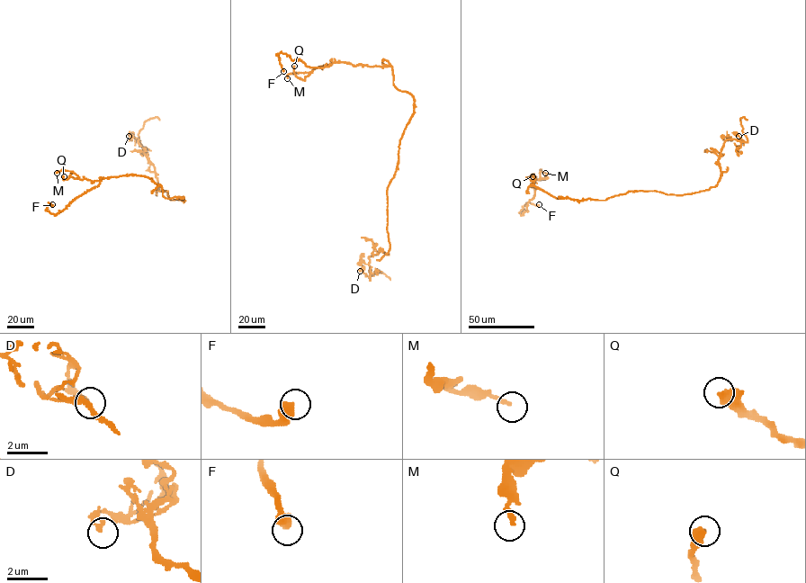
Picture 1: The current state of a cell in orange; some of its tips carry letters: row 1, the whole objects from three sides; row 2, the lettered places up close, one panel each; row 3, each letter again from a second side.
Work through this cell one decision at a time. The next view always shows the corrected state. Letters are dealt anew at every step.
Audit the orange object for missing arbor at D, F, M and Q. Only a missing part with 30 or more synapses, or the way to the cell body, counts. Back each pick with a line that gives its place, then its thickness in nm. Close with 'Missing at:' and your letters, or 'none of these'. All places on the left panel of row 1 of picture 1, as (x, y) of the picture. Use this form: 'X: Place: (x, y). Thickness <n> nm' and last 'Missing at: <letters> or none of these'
Missing at: none of these

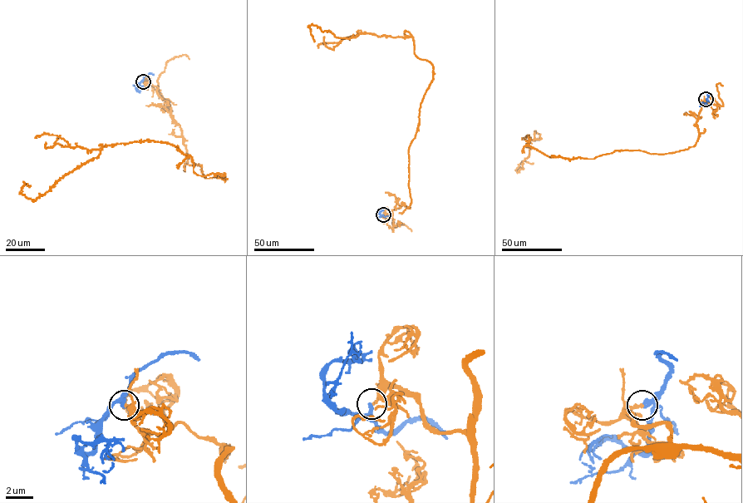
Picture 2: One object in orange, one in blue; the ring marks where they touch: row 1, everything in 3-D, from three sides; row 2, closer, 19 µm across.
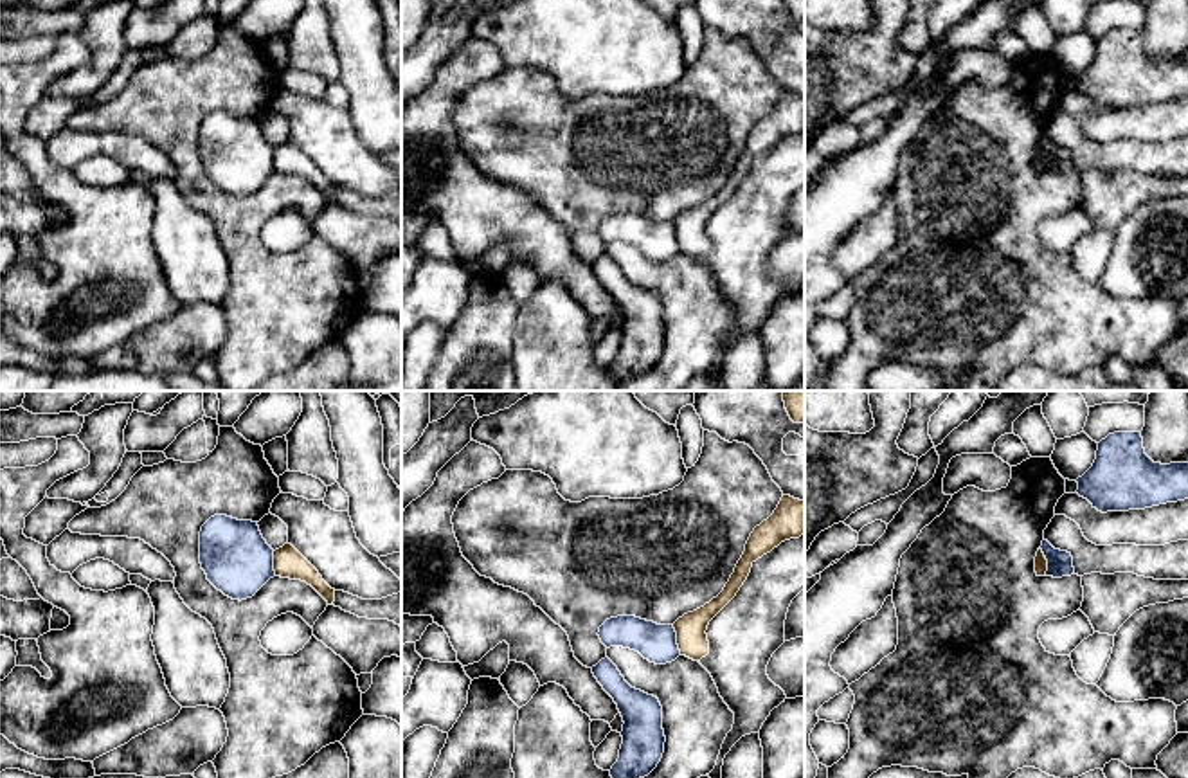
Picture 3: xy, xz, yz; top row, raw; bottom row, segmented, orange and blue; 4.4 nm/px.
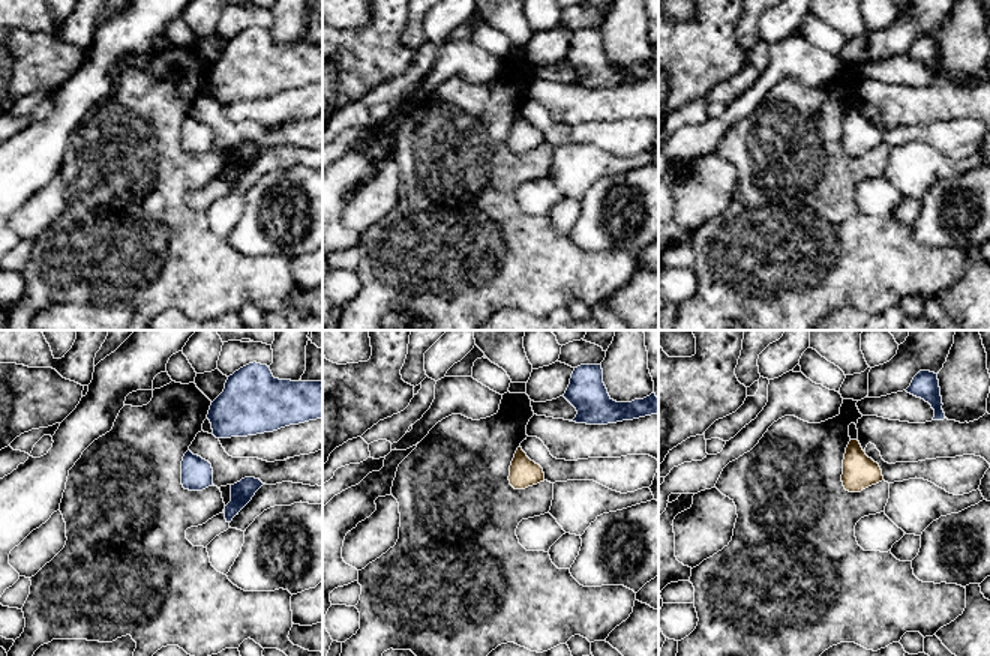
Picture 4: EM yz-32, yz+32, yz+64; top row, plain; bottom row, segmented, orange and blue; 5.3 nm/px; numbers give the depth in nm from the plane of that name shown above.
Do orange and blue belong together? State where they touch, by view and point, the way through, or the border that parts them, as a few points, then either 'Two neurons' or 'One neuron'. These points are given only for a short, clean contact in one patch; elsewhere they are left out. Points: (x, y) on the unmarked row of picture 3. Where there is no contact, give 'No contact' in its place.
Touches orange at xz (677, 236). Boundary: xz (672, 222), (681, 251). Two neurons

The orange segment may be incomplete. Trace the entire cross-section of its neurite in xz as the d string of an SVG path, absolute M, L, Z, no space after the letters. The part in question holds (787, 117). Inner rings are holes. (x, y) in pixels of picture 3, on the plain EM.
M783 92L774 110L754 124L724 187L704 204L673 220L680 252L700 258L709 250L707 222L736 193L752 160L781 139L805 130L805 97Z

